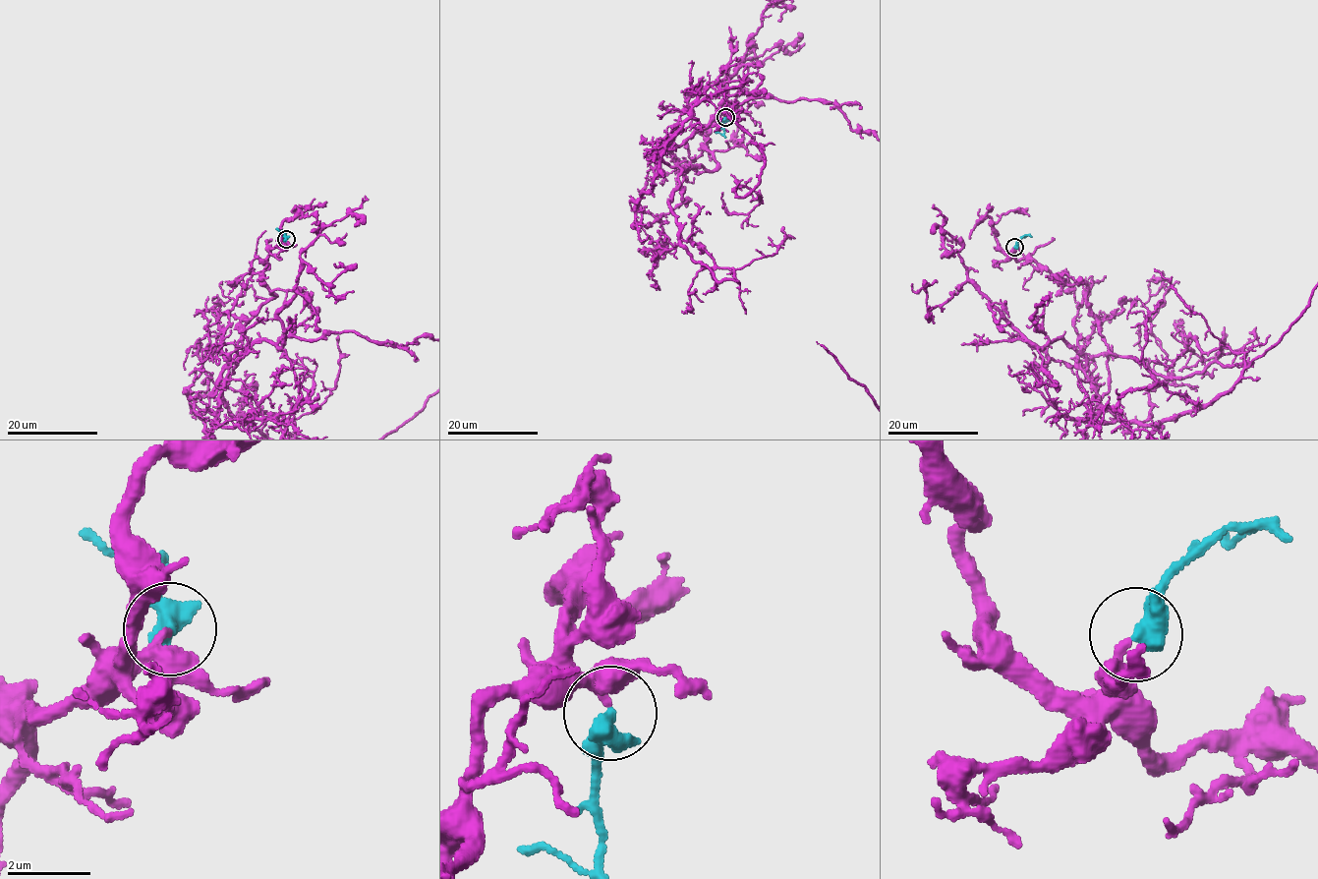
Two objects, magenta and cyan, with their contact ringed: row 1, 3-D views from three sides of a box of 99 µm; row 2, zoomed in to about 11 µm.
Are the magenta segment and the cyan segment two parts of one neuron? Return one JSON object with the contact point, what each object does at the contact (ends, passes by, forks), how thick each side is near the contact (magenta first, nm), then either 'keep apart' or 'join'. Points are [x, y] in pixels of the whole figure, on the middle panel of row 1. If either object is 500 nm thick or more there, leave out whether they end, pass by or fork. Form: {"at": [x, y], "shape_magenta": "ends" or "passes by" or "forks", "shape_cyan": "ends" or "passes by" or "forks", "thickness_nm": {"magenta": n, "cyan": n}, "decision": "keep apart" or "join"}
{"at": [725, 117], "thickness_nm": {"magenta": 200, "cyan": 550}, "decision": "join"}

